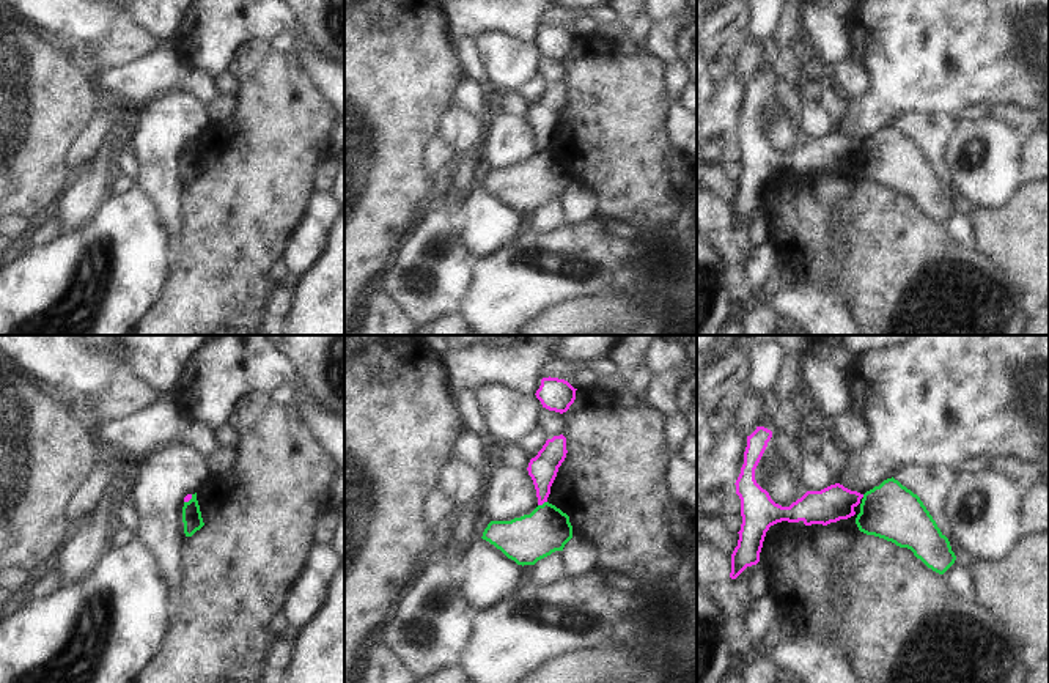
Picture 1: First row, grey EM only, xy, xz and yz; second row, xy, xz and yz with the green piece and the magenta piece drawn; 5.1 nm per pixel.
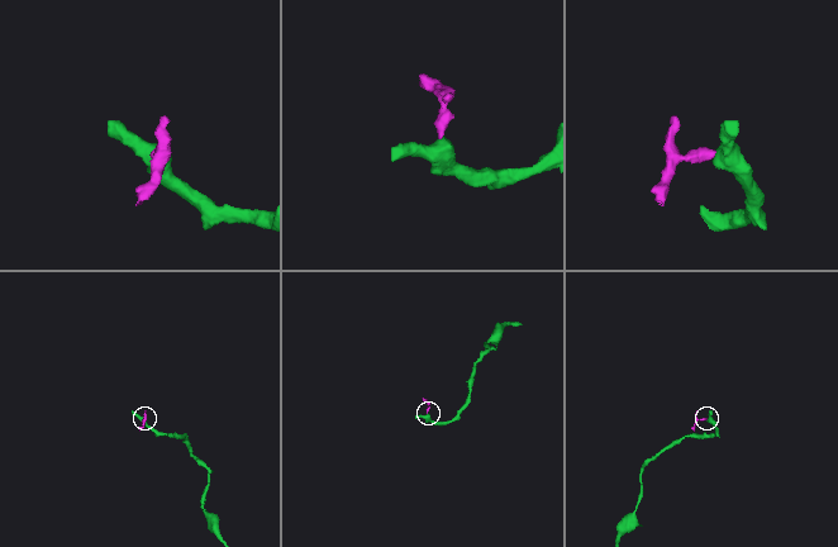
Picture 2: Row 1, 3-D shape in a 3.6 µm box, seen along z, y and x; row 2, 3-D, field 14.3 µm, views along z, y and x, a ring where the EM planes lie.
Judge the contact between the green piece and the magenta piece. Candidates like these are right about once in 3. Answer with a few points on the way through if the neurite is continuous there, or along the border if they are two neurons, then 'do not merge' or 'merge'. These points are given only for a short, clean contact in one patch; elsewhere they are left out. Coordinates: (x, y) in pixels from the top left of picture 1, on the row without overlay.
border along xz (546, 148), (538, 153); do not merge

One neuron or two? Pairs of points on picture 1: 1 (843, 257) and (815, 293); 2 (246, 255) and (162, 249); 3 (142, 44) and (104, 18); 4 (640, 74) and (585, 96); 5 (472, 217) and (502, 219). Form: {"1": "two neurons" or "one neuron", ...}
{"1": "one neuron", "2": "two neurons", "3": "two neurons", "4": "one neuron", "5": "one neuron"}

